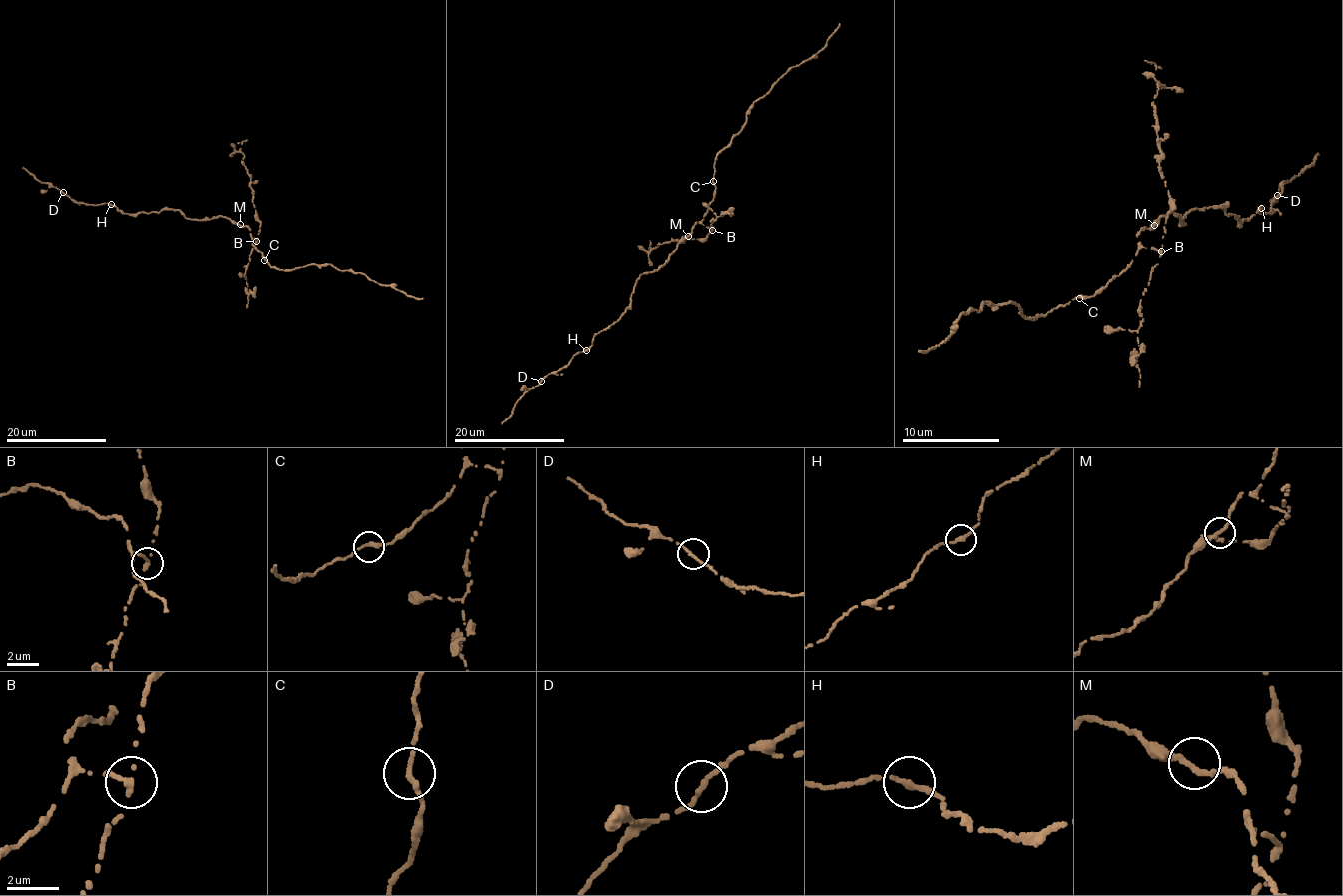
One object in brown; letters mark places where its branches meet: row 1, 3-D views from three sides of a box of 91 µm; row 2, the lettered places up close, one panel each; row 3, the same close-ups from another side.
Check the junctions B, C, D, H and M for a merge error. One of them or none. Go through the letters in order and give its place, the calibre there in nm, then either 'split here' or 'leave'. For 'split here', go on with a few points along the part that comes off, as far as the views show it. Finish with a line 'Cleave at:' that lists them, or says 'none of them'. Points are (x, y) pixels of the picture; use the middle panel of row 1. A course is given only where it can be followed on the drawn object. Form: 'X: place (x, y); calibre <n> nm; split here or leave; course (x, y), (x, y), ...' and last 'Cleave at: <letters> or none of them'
B: place (712, 230); calibre 200 nm; split here; course (712, 231), (701, 239), (674, 240), (644, 250), (646, 252), (650, 240)
C: place (713, 181); calibre 200 nm; leave
D: place (541, 381); calibre 200 nm; leave
H: place (586, 350); calibre 220 nm; leave
M: place (688, 236); calibre 260 nm; leave
Cleave at: B

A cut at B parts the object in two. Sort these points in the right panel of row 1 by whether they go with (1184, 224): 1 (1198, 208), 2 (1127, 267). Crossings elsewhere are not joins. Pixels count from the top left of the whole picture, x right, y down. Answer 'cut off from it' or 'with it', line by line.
1: with it
2: with it

